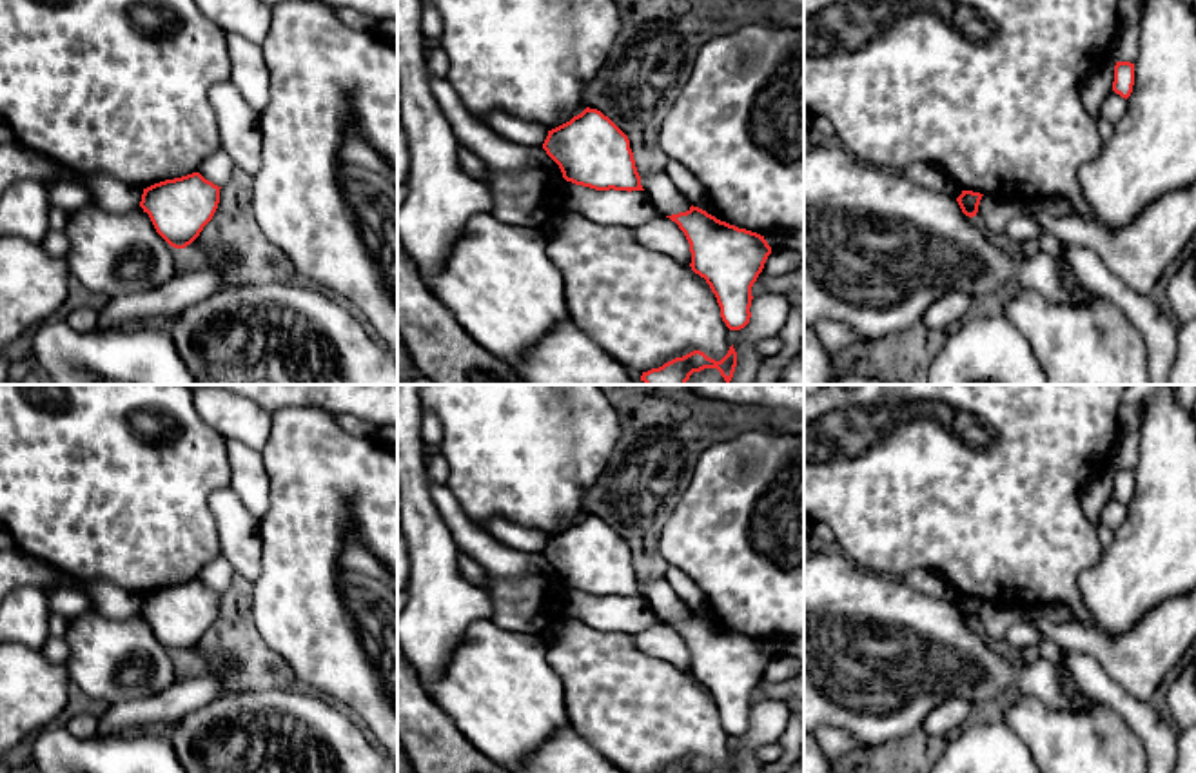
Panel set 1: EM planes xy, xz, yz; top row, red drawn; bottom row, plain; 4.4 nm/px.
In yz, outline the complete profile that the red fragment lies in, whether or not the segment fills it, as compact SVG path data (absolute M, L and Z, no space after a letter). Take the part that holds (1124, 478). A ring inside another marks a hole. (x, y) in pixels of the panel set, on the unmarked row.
M1116 468L1113 497L1127 506L1132 499L1132 492L1134 492L1134 470Z

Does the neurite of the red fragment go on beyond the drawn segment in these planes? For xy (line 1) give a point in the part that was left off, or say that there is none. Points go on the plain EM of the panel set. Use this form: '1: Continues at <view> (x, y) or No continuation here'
1: No continuation here

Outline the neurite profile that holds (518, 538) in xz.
M492 517L483 524L483 530L488 532L501 544L523 553L543 553L548 543L546 533L519 526L503 517Z

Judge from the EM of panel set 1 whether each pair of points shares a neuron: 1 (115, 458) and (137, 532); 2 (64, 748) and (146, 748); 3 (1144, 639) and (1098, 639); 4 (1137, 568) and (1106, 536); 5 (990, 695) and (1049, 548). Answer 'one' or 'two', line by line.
1: one
2: one
3: one
4: two
5: two

